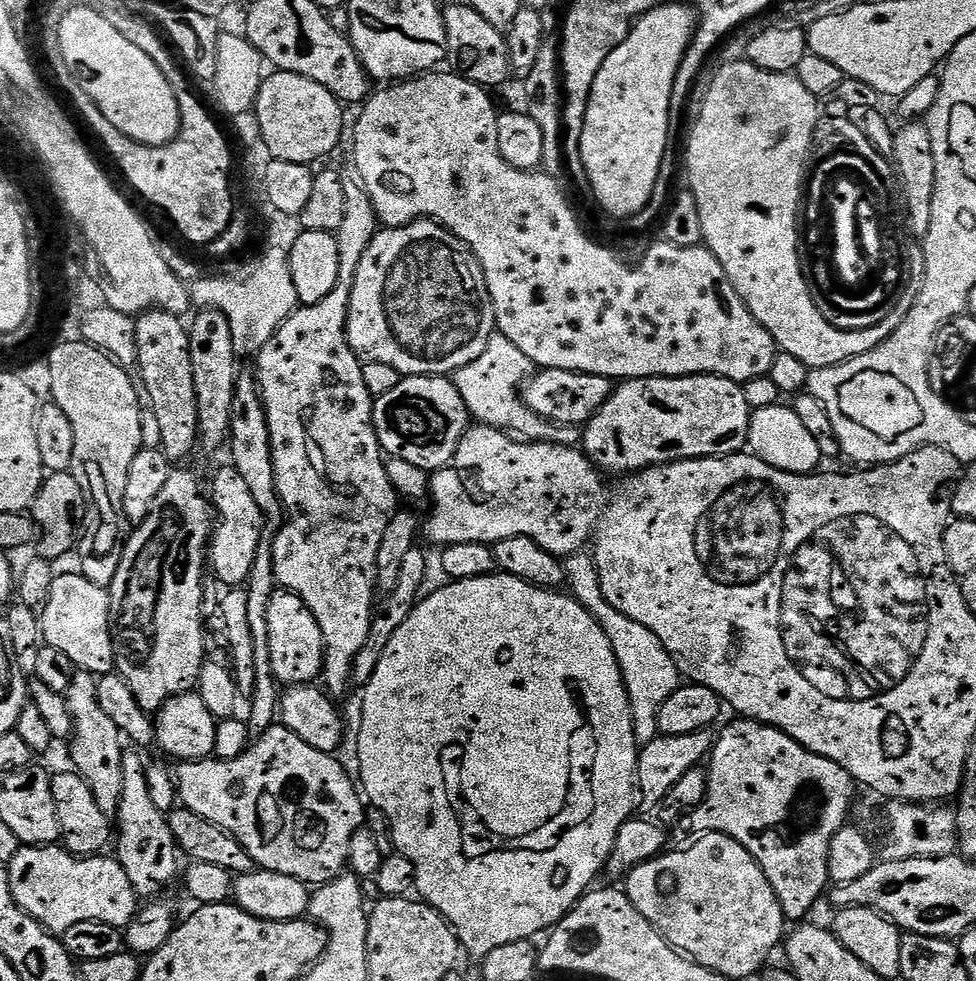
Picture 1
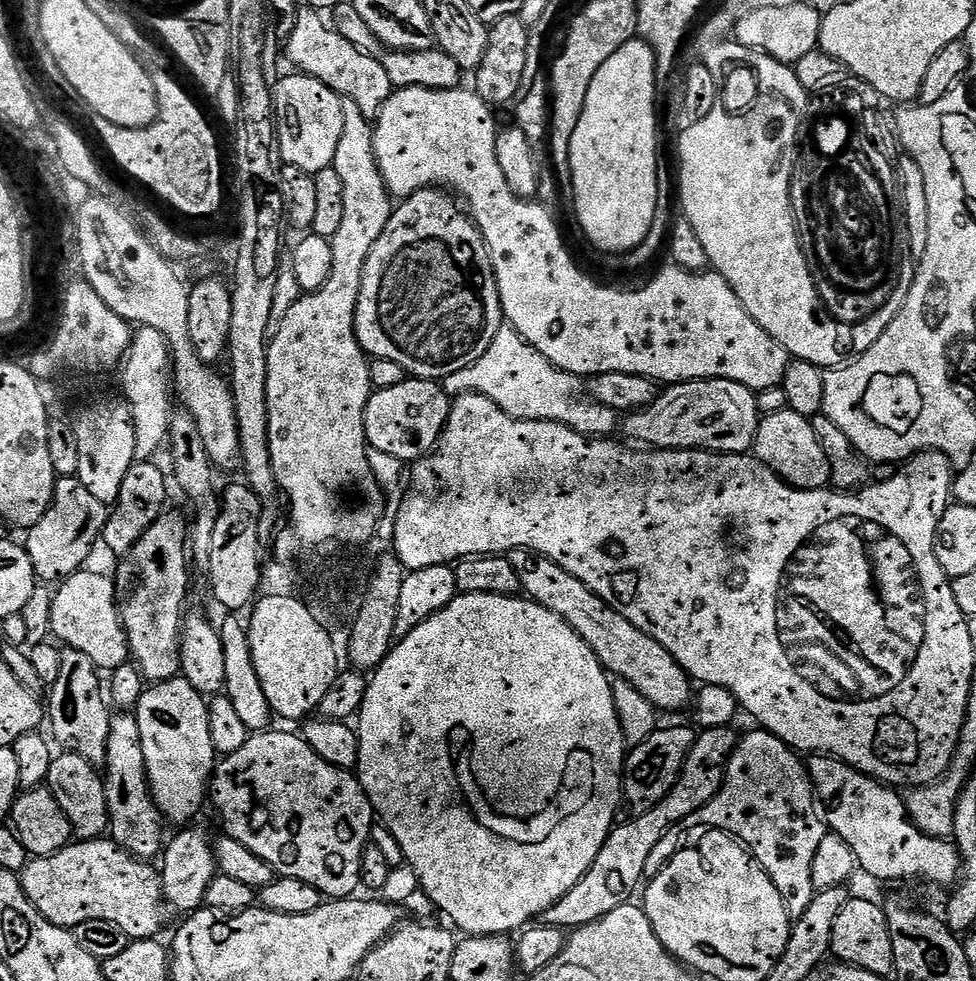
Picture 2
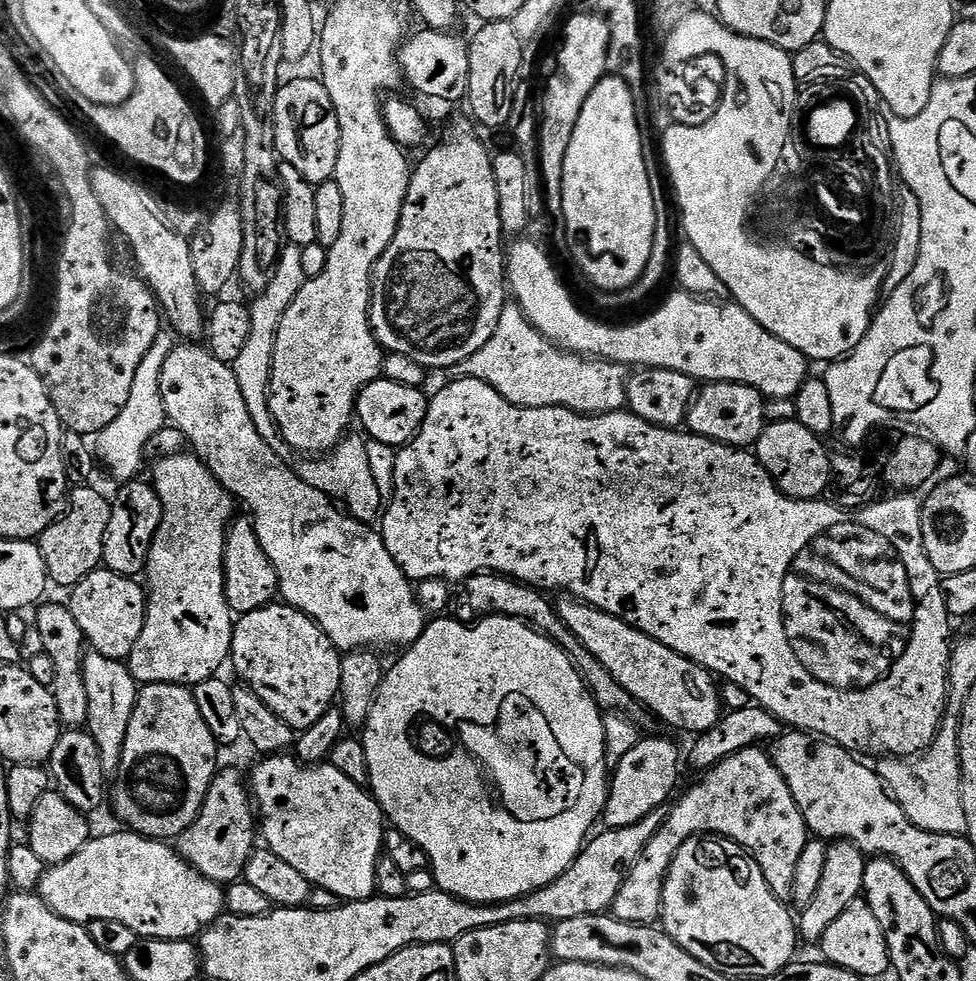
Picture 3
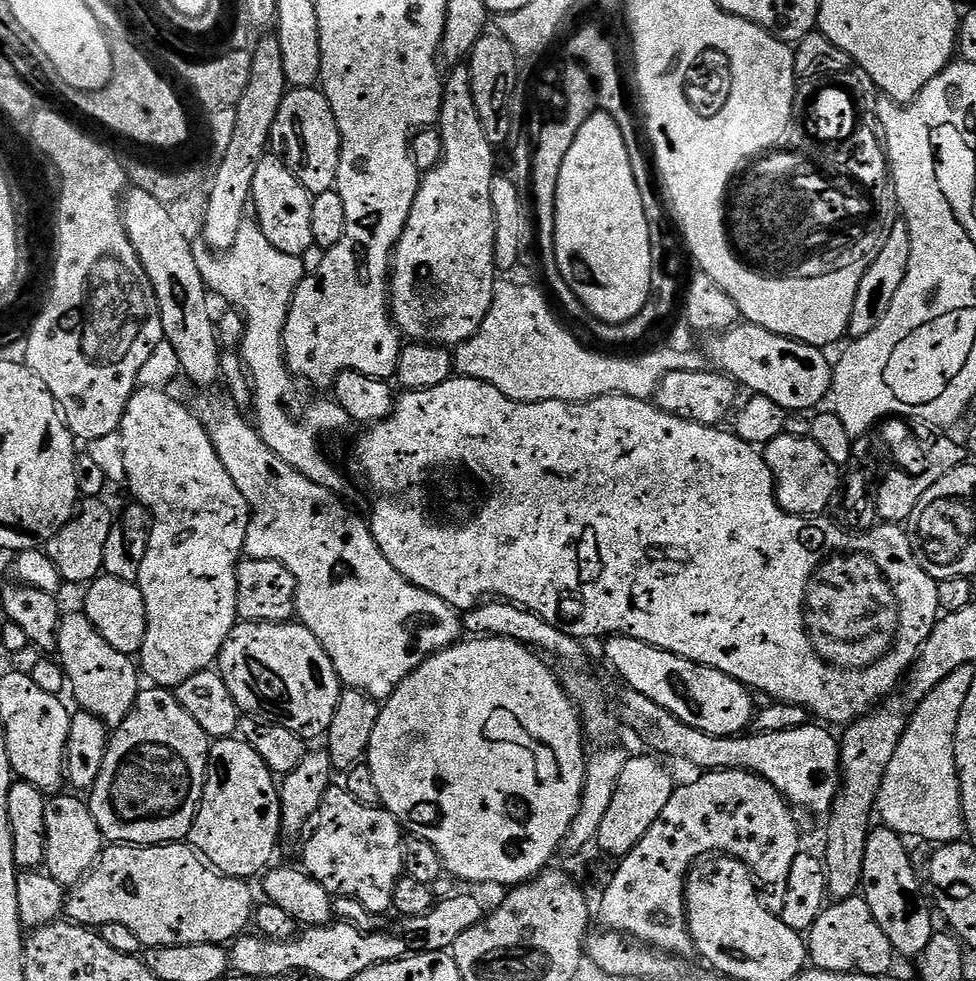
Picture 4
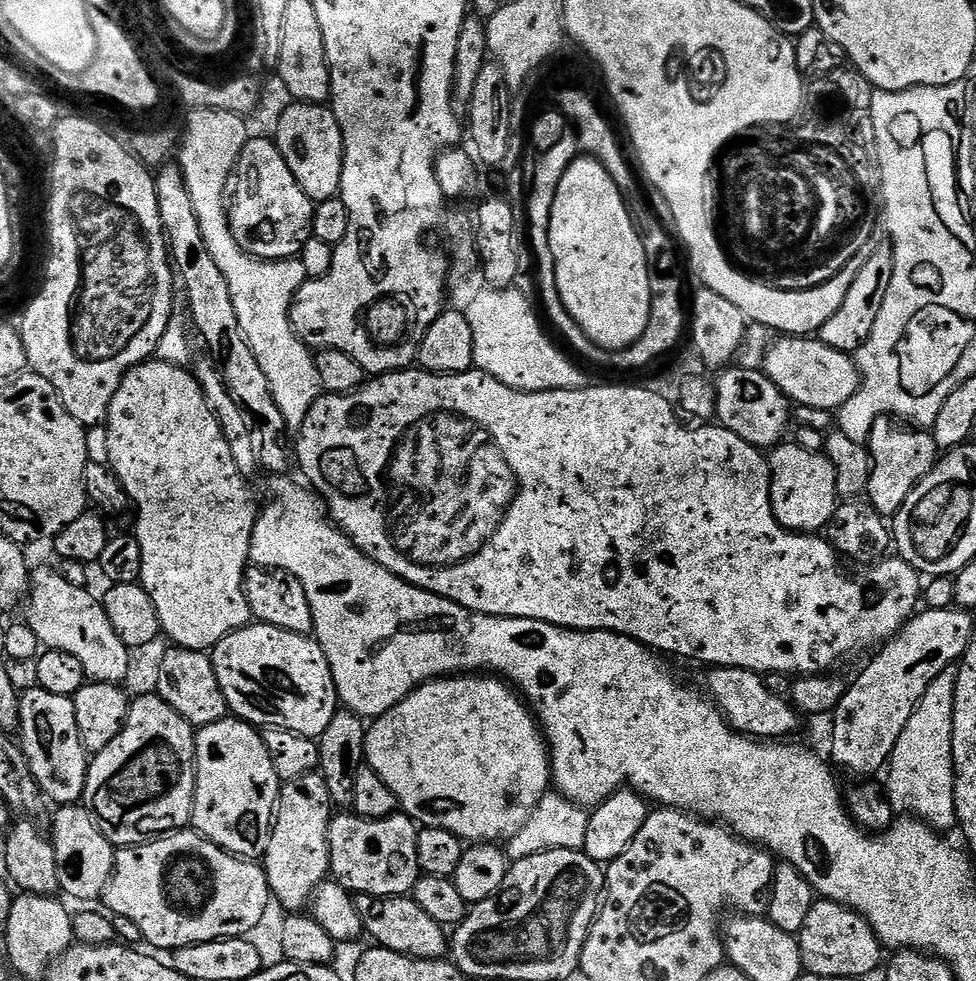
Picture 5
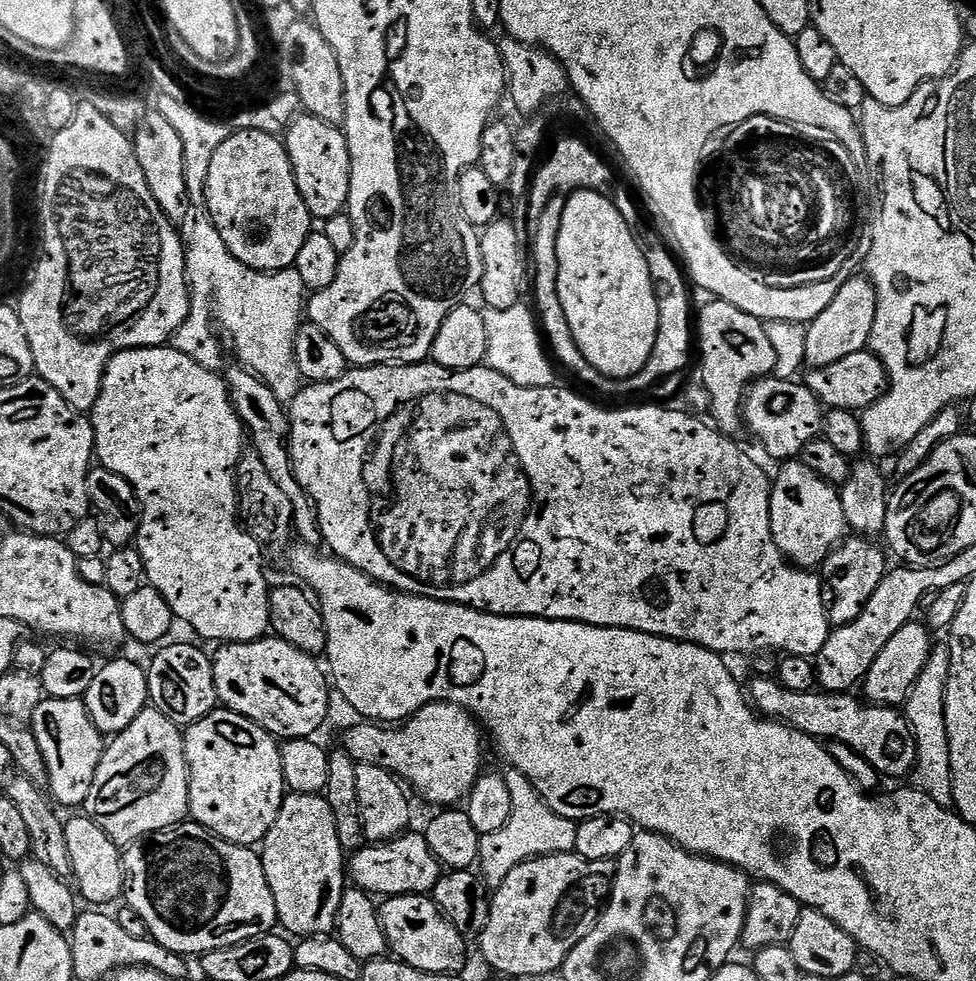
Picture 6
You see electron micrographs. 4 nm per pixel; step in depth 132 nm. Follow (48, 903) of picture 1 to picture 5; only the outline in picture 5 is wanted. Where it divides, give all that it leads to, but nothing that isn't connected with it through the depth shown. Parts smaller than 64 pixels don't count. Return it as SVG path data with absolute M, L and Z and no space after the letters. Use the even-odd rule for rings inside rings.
M177 830L171 834L157 836L145 843L135 846L120 846L116 848L116 869L112 871L110 882L104 887L104 895L102 904L105 904L107 911L112 916L121 916L122 918L130 918L130 922L134 922L134 926L138 926L138 930L142 930L144 940L152 943L156 948L168 948L167 950L175 950L185 948L191 944L205 944L211 940L231 940L233 938L244 938L252 932L264 920L264 915L268 912L268 900L270 904L270 893L268 890L268 879L264 873L263 867L255 859L241 858L233 856L225 848L219 848L214 842L210 842L199 832L195 830Z

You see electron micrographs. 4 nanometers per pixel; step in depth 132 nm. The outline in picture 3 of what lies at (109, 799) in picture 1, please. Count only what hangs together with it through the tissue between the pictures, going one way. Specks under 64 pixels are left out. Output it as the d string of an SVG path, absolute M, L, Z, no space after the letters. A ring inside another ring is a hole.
M41 603L35 609L37 612L34 627L42 638L45 654L54 661L54 682L51 690L54 702L58 706L60 723L65 729L80 730L87 725L90 714L90 698L86 698L86 682L82 678L86 641L82 634L82 626L78 626L71 607L67 603L48 603Z

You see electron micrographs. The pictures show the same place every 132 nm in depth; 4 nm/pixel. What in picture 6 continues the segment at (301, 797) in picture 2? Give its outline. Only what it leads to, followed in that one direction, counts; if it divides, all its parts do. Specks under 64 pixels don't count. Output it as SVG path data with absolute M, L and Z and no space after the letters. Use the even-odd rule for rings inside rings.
M409 830L395 840L369 843L350 856L351 883L376 898L423 896L431 893L441 875L440 859L430 850L423 835L415 830Z

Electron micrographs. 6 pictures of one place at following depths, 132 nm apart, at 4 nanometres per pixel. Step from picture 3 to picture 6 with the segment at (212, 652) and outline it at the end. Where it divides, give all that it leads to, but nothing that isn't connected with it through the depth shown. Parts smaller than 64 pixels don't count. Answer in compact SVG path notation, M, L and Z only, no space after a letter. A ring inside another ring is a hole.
M161 346L158 348L131 348L125 352L114 354L114 358L110 358L110 362L104 371L102 378L102 386L100 387L100 397L98 402L92 408L90 413L92 422L92 429L96 435L96 451L94 453L95 459L98 461L99 467L110 470L114 474L118 474L122 478L126 478L126 482L130 482L130 486L136 491L136 497L140 503L140 529L136 535L134 546L142 554L142 562L146 562L146 574L148 575L147 583L158 590L158 594L162 594L162 598L166 598L166 602L170 606L173 617L177 621L180 620L184 624L189 624L198 635L204 640L220 640L216 642L227 642L229 644L245 644L251 640L259 640L270 632L270 625L272 619L270 618L270 602L268 601L268 594L270 591L270 583L264 577L264 556L262 553L261 545L257 544L251 534L242 527L242 521L238 515L238 501L236 498L236 463L240 461L240 457L246 451L246 429L244 423L240 421L240 416L236 412L236 407L232 404L232 397L228 395L228 381L219 371L207 368L206 366L198 366L198 362L194 362L194 358L186 358L186 354L182 354L176 348L171 346Z

